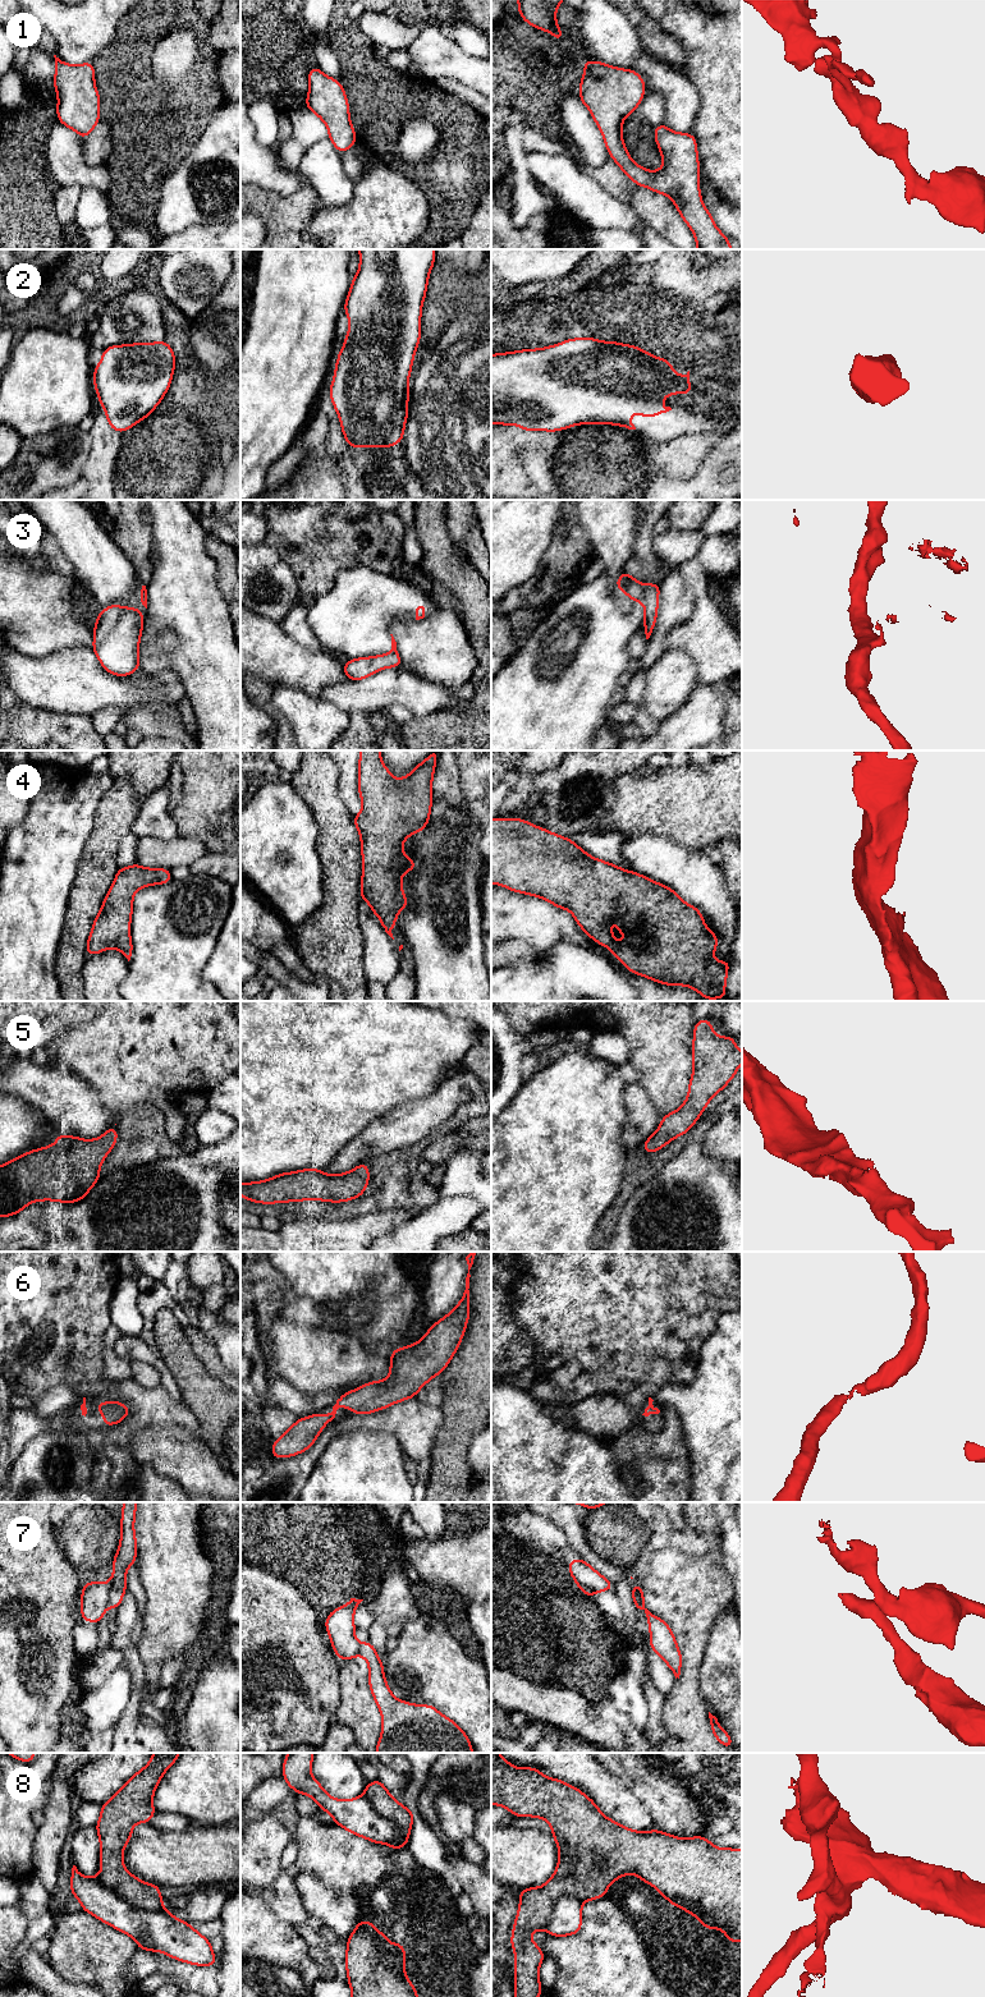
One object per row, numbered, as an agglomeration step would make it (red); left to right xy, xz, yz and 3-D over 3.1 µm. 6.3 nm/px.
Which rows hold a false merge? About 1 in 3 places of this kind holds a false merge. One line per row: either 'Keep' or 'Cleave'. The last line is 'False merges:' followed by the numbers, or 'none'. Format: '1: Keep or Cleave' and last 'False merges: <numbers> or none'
1: Keep
2: Keep
3: Cleave
4: Keep
5: Keep
6: Keep
7: Cleave
8: Cleave
False merges: 3, 7, 8

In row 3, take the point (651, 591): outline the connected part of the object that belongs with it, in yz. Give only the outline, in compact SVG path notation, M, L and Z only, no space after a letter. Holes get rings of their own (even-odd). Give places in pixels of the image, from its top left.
M650 583L645 586L645 591L643 591L645 615L642 624L645 626L646 639L650 638L656 623L659 592L660 592L659 583Z

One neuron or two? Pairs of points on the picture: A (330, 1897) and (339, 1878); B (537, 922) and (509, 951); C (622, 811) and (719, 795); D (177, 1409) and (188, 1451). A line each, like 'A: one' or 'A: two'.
A: two
B: two
C: one
D: two

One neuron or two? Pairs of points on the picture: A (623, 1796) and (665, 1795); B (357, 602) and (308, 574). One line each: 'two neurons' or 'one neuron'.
A: two neurons
B: two neurons

